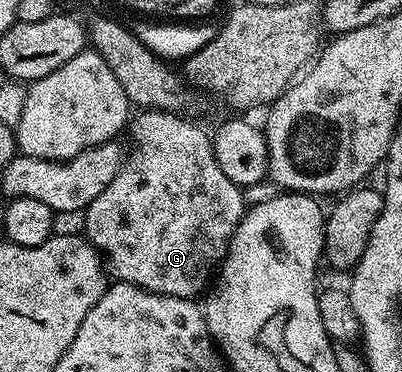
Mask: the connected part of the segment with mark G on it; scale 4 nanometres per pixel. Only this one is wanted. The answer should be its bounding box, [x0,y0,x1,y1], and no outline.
[84,110,248,300]

